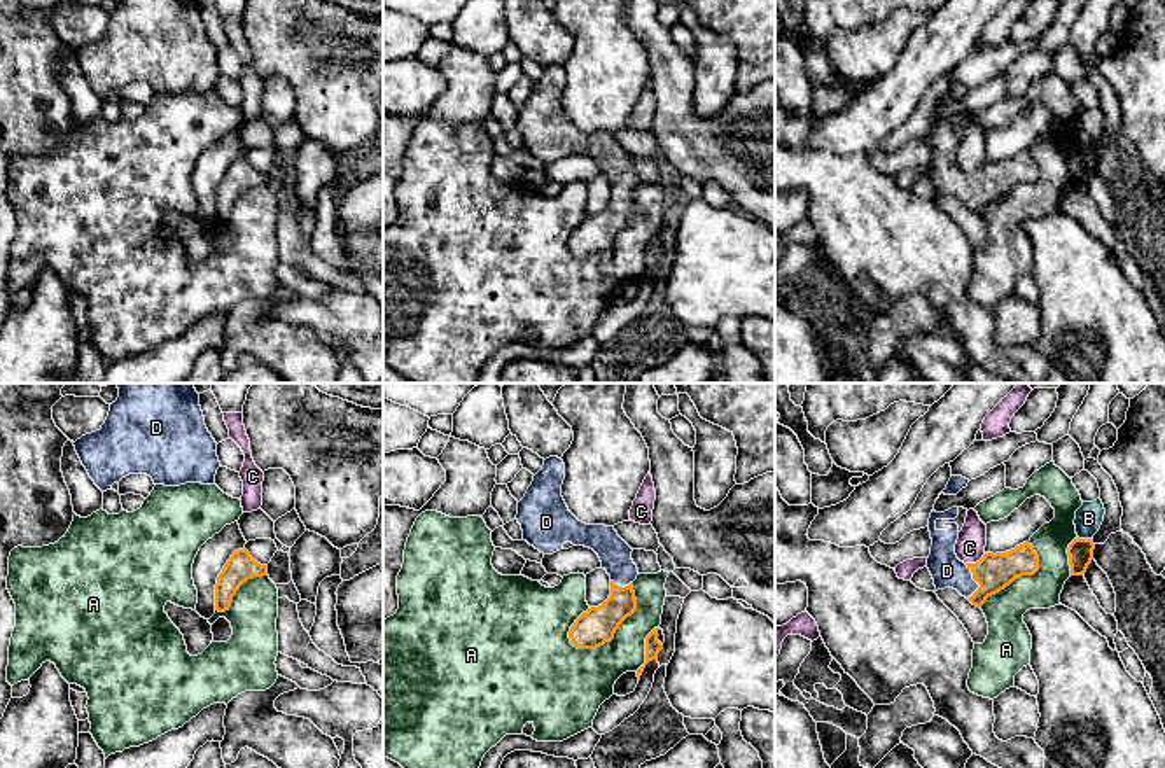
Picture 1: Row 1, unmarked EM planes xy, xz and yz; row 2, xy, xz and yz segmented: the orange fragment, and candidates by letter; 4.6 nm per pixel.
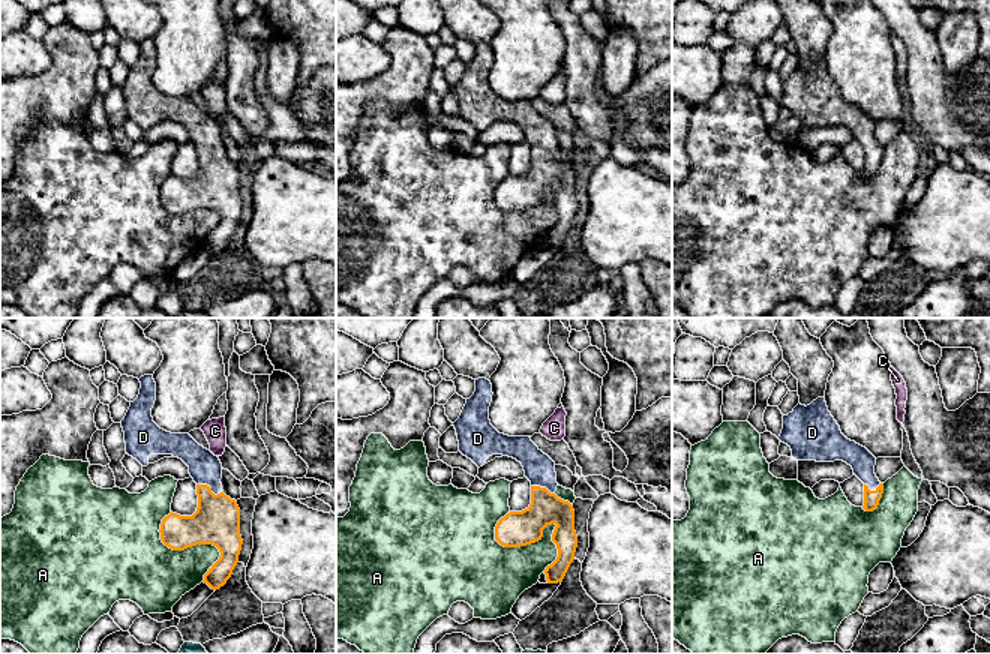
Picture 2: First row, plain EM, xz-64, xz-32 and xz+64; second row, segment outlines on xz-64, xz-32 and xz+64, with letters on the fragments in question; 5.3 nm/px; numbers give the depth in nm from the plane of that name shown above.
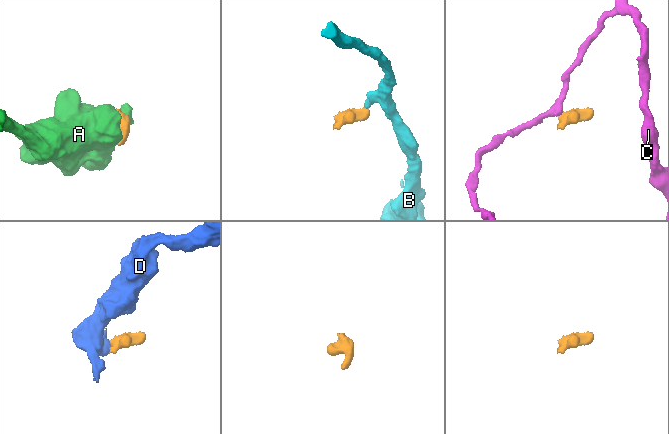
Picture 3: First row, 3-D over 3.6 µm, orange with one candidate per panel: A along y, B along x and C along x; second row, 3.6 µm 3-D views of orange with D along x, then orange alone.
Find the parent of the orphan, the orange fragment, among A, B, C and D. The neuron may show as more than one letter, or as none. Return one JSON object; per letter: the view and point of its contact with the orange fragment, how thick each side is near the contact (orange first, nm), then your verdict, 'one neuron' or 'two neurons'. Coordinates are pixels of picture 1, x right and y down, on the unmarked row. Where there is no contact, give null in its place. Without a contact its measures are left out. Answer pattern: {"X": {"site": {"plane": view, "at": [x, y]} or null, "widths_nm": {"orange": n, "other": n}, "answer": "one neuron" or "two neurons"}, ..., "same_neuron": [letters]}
{"A": {"site": {"plane": "xz", "at": [614, 240]}, "widths_nm": {"orange": 170, "other": 280}, "answer": "two neurons"}, "B": {"site": {"plane": "yz", "at": [1085, 147]}, "widths_nm": {"orange": 120, "other": 130}, "answer": "two neurons"}, "C": {"site": {"plane": "yz", "at": [976, 170]}, "widths_nm": {"orange": 170, "other": 140}, "answer": "two neurons"}, "D": {"site": {"plane": "yz", "at": [975, 188]}, "widths_nm": {"orange": 170, "other": 150}, "answer": "one neuron"}, "same_neuron": ["D"]}

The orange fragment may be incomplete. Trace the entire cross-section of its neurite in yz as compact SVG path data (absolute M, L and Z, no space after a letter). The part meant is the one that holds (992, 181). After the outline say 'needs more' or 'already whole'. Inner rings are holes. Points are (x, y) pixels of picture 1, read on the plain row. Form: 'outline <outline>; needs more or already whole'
outline M952 115L945 121L932 117L929 126L932 154L927 177L936 199L953 196L973 213L981 215L988 205L1009 194L1016 185L1034 184L1039 178L1039 164L1032 152L1023 150L1006 161L985 161L976 171L960 170L955 152L966 124L964 115Z; needs more

